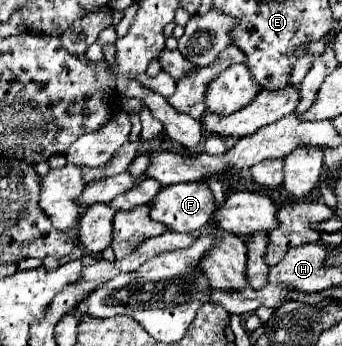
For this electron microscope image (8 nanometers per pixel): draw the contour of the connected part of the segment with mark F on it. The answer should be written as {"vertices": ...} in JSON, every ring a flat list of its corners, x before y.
{"vertices":[[206,182,172,184,160,190,152,202,152,220,166,224,174,232,200,230,216,210,214,194]]}

